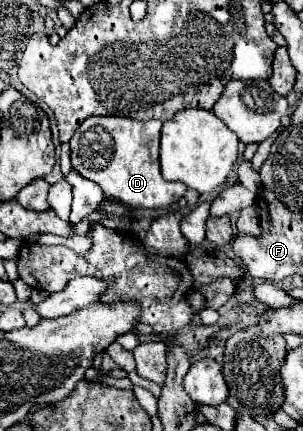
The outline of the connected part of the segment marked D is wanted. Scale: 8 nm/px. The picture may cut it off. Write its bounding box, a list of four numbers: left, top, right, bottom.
[71,117,187,209]

